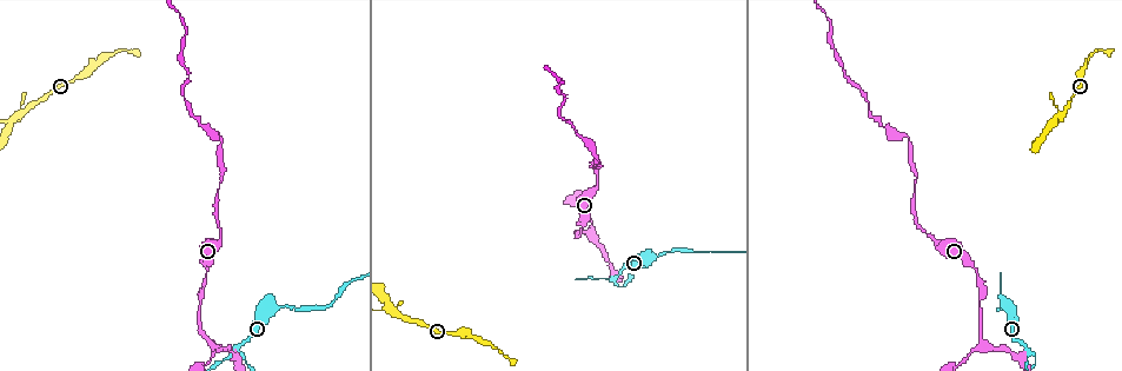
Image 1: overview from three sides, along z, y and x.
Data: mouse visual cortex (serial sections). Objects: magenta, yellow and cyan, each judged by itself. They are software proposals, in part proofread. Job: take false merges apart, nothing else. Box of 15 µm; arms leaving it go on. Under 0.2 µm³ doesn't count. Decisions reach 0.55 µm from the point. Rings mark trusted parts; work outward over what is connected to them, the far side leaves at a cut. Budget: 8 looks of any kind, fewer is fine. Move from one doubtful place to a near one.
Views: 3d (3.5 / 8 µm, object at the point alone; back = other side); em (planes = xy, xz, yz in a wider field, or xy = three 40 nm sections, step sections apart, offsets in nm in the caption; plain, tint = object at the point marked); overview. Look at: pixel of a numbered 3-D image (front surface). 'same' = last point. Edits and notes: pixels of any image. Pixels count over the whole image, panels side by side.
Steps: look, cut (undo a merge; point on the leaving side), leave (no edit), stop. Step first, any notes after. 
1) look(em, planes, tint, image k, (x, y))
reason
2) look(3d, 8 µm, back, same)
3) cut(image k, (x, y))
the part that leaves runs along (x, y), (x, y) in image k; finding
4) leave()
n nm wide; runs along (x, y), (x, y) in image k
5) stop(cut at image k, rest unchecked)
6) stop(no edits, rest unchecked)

look(3d, 3.5 µm, image 1, (10, 120))
thick turns thin

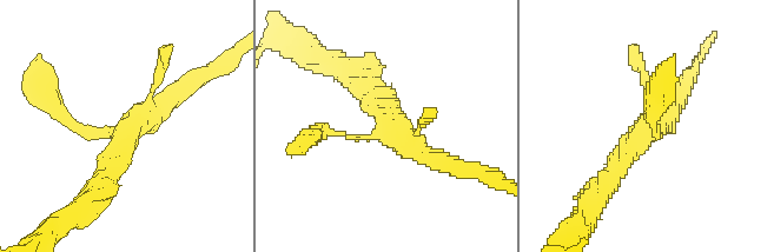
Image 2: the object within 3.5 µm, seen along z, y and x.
look(em, planes, plain, image 2, (123, 135))
need the tissue

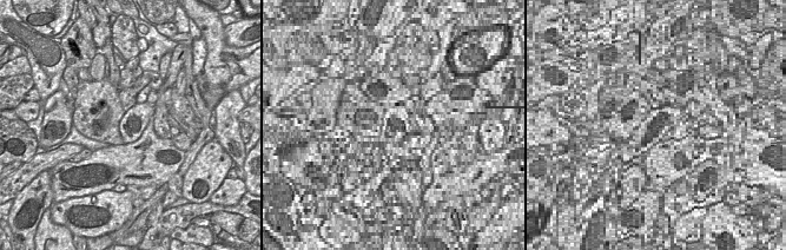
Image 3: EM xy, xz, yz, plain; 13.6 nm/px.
look(em, planes, tint, same)

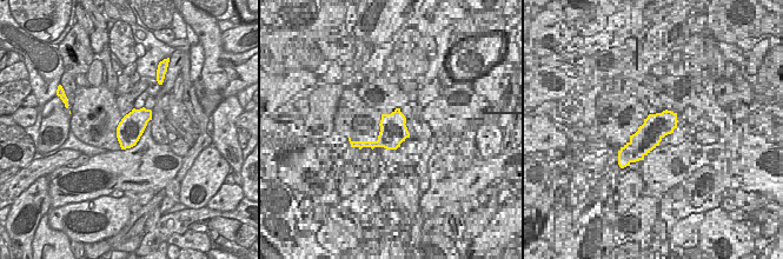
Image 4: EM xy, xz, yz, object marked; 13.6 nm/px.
leave()
runs along (182, 91), (123, 134), (98, 192) in image 2; one cell here

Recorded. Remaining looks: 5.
look(3d, 3.5 µm, image 1, (985, 343))
three arms meet

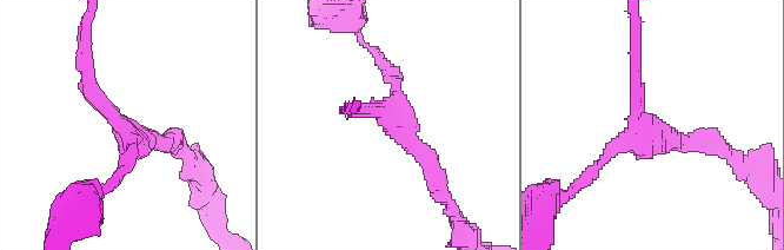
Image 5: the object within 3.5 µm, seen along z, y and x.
look(em, xy, step 2, tint, image 5, (646, 130))

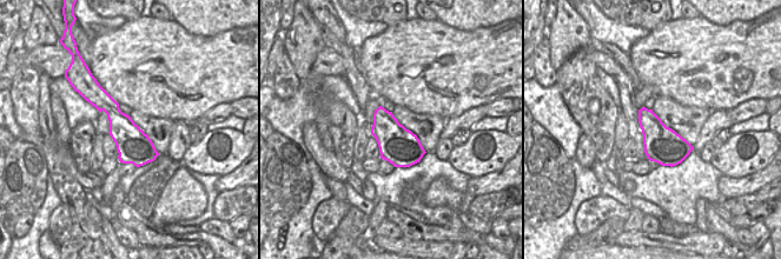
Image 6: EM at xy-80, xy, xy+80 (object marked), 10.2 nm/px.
leave()
arms of 150, 200, 250 nm; runs along (350, 107), (378, 110), (436, 177) in image 5; one cell here

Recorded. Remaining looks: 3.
look(3d, 3.5 µm, image 1, (1025, 348))
branch point

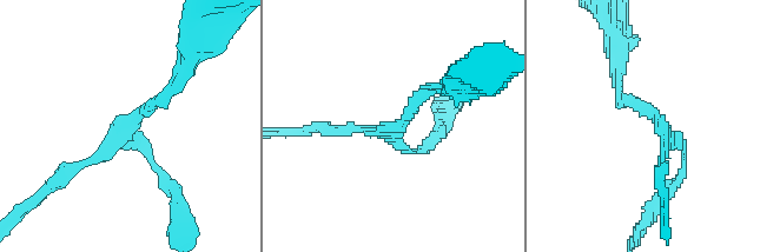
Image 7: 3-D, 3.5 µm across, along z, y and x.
look(em, xy, step 5, tint, image 7, (127, 122))
3 arms; arms of 100, 100, 150 nm; now the EM

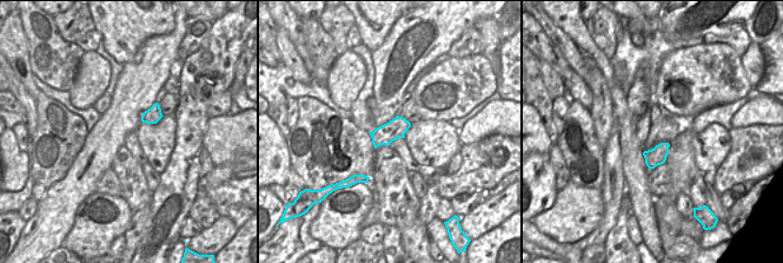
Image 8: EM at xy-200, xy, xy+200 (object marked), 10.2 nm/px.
leave()
runs along (178, 85), (94, 160), (70, 171) in image 7; all the same cell

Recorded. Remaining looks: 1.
stop(no edits, rest unchecked)

